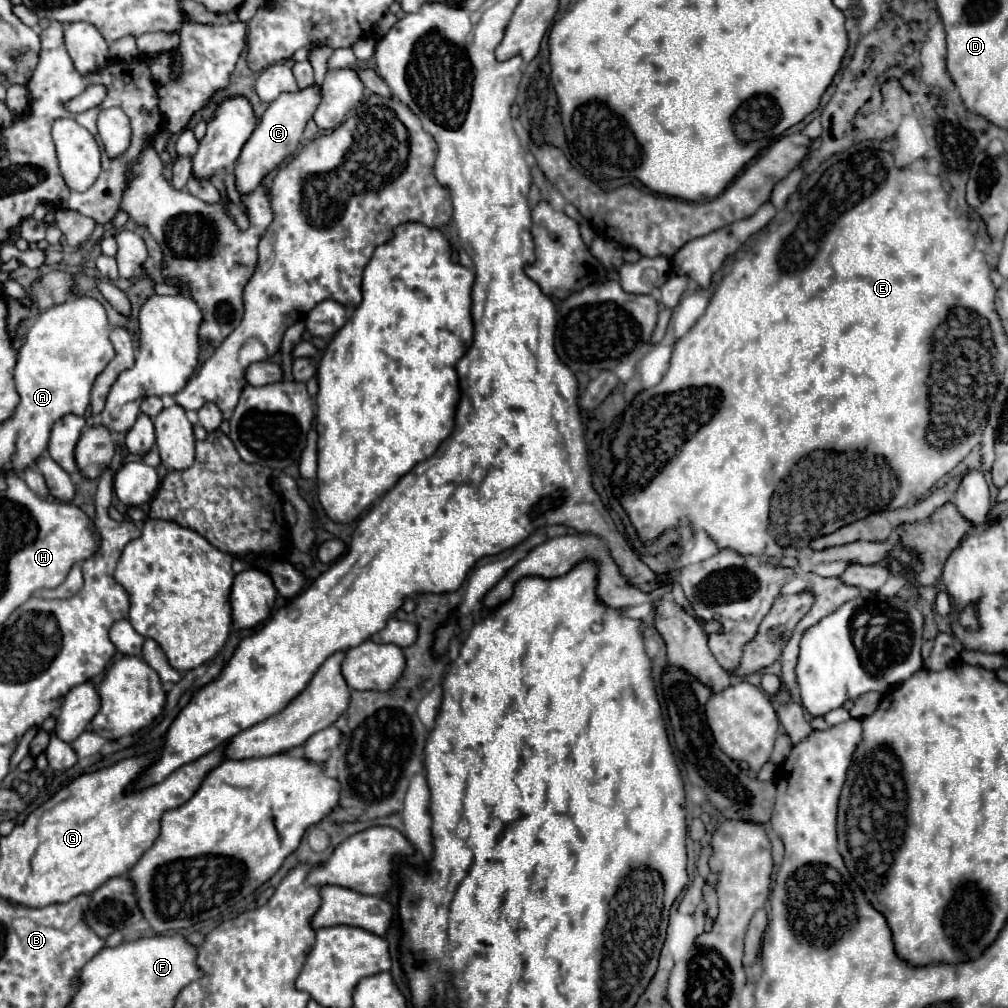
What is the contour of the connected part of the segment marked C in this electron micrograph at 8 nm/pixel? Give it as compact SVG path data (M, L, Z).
M312 84L312 86L302 88L298 92L284 92L284 94L280 94L280 98L270 102L270 106L264 112L262 120L258 122L254 134L250 136L250 140L242 148L242 154L238 158L238 166L234 170L236 190L240 194L254 190L270 170L274 170L288 154L292 154L298 148L298 144L302 140L304 126L314 116L320 102L322 102L322 86L320 84Z

